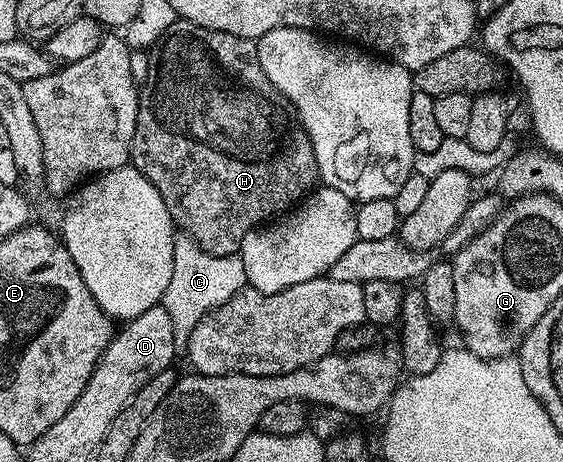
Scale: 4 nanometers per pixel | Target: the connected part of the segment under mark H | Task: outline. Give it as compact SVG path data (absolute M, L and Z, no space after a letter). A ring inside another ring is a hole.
M178 20L178 21L177 21L177 22L176 22L176 23L175 23L175 24L171 24L171 28L167 28L167 32L163 32L163 36L162 36L162 37L161 37L161 38L160 38L160 40L159 40L159 41L158 41L158 42L157 42L157 43L156 43L156 44L155 44L155 45L154 45L154 46L153 46L153 47L151 47L151 49L150 49L150 50L149 50L149 51L148 51L148 54L147 54L147 57L149 57L149 67L147 67L147 68L146 68L146 70L145 70L145 82L144 82L144 78L143 78L143 85L142 85L142 86L141 86L141 87L140 87L140 90L139 90L139 97L138 97L138 99L137 99L137 123L136 123L136 124L135 124L135 136L134 136L134 137L133 137L133 152L132 152L132 155L131 155L131 164L132 164L132 166L133 166L133 167L135 167L135 169L136 169L136 170L138 170L138 171L139 171L139 172L143 172L143 176L147 176L147 180L151 180L151 184L155 184L155 192L159 192L159 196L163 196L163 204L167 204L167 212L168 212L168 213L169 213L169 214L170 214L170 216L172 216L172 217L173 217L173 225L174 225L174 227L176 227L176 229L177 229L177 230L178 230L178 231L181 231L181 232L184 232L184 233L186 233L186 234L188 234L188 235L189 235L189 237L190 237L190 238L193 238L193 239L194 239L194 240L195 240L195 241L197 241L197 243L198 243L198 244L199 244L199 245L200 245L200 246L202 246L202 247L203 247L203 248L204 248L204 249L205 249L205 250L206 250L206 251L207 251L207 252L211 252L211 253L212 253L212 254L214 254L214 255L215 255L215 256L227 256L227 255L228 255L228 254L237 254L237 253L238 253L238 251L240 251L240 249L241 249L241 245L242 245L242 244L243 244L243 236L247 236L247 232L251 232L251 231L252 231L252 230L256 230L256 229L258 229L258 227L260 227L260 226L261 226L261 225L262 225L262 224L265 224L265 223L268 223L268 222L269 222L269 221L270 221L270 220L273 220L273 219L276 219L276 218L277 218L277 217L278 217L278 216L281 216L281 215L284 215L284 214L285 214L285 213L286 213L286 212L288 212L288 211L290 211L290 210L292 210L292 209L294 209L294 207L296 207L296 206L297 206L297 205L298 205L298 203L300 203L300 202L301 202L301 201L302 201L302 199L304 199L304 198L305 198L305 197L306 197L306 195L308 195L308 194L309 194L309 193L310 193L310 191L312 191L312 190L313 190L313 189L314 189L314 187L316 187L316 186L317 186L317 185L318 185L318 182L317 182L317 154L318 154L318 151L317 151L317 150L316 150L316 149L315 149L315 148L314 148L314 146L313 146L313 145L312 145L312 144L311 144L311 140L310 140L310 139L309 139L309 137L308 137L308 136L307 136L307 132L306 132L306 131L305 131L305 129L303 129L303 127L301 127L301 124L300 124L300 121L299 121L299 119L298 119L298 117L297 117L297 115L296 115L296 113L295 113L295 111L294 111L294 109L293 109L293 107L292 107L292 106L290 106L290 105L289 105L289 101L287 101L287 99L285 99L285 97L284 97L284 96L283 96L283 95L281 95L281 93L280 93L280 92L278 92L278 90L277 90L277 89L276 89L276 88L274 88L274 87L273 87L273 85L272 85L272 84L271 84L271 80L267 80L267 76L266 76L266 75L265 75L265 73L264 73L264 72L263 72L263 64L259 64L259 56L258 56L258 55L257 55L257 44L256 44L256 41L254 41L254 39L252 39L252 38L244 38L244 37L243 37L243 36L235 36L235 35L234 35L234 34L232 34L232 33L231 33L231 32L219 32L219 31L218 31L218 30L212 30L212 29L211 29L211 28L203 28L203 27L202 27L202 26L200 26L200 25L199 25L199 24L195 24L195 23L194 23L194 22L187 22L187 21L184 21L184 20Z

